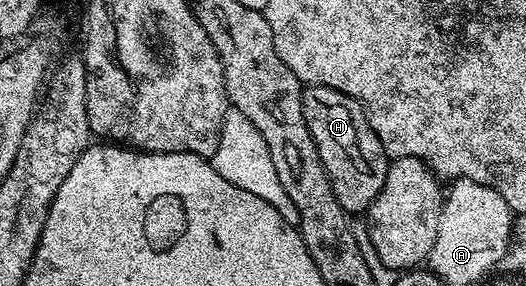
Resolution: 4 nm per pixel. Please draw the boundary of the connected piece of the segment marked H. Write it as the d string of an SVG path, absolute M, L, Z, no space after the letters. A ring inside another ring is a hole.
M313 84L304 88L304 117L338 202L349 214L367 213L386 182L390 163L378 134L374 134L370 126L368 113L354 98L333 88Z

